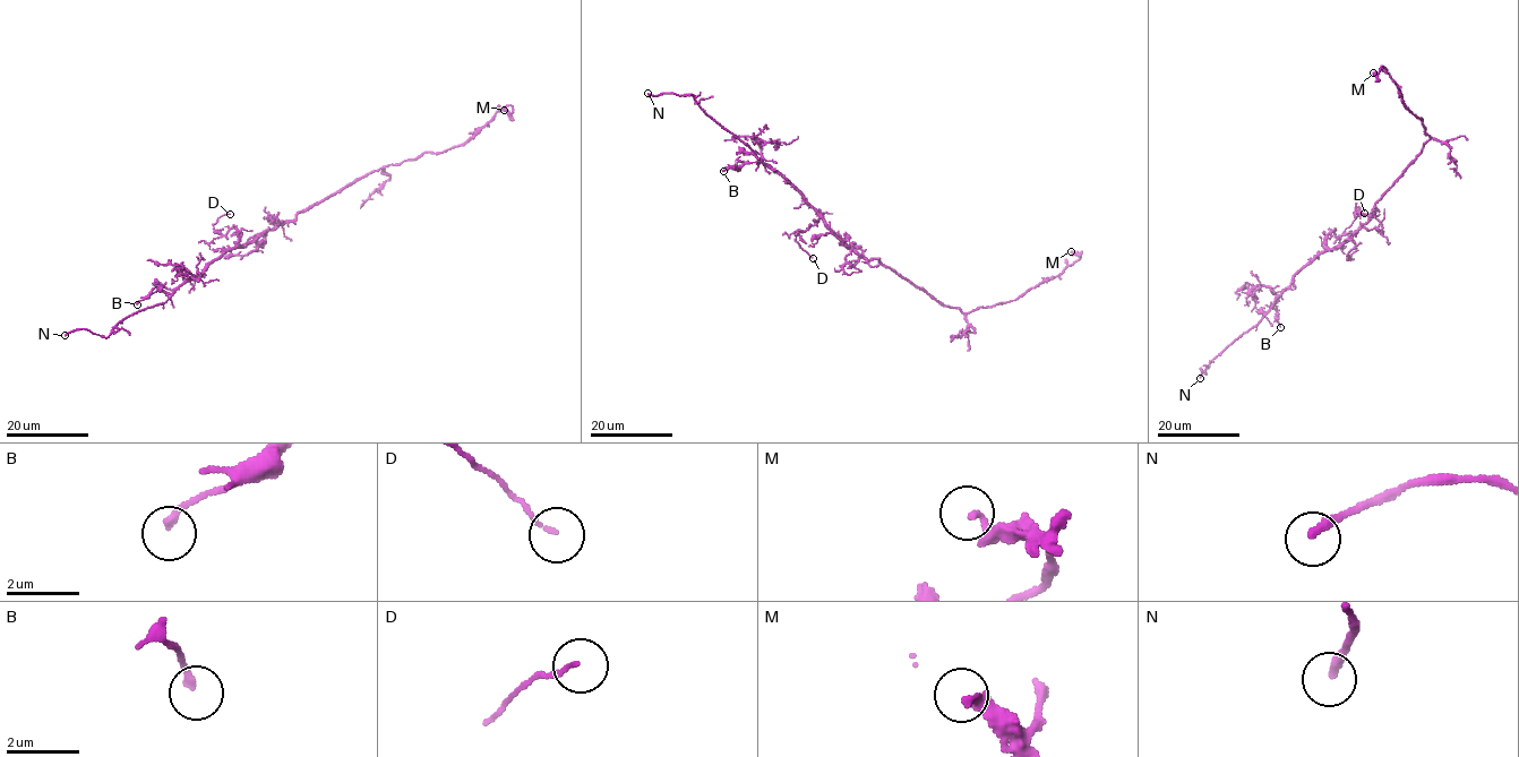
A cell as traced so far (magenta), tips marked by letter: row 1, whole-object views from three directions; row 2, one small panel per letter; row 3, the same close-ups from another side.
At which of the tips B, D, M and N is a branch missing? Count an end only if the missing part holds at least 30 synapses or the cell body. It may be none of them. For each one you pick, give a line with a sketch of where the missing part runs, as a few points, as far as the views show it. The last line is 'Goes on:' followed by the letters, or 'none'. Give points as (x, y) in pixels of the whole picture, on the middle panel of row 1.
Goes on: N

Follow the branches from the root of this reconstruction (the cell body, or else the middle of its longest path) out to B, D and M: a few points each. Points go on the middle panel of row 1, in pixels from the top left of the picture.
B: (860, 257), (847, 249), (790, 182), (763, 163), (746, 162), (723, 171)
D: (860, 257), (847, 249), (821, 214), (814, 225), (796, 235), (800, 247), (813, 258)
M: (860, 257), (878, 259), (936, 300), (969, 314), (1015, 300), (1057, 277), (1080, 259), (1079, 254), (1071, 251)

